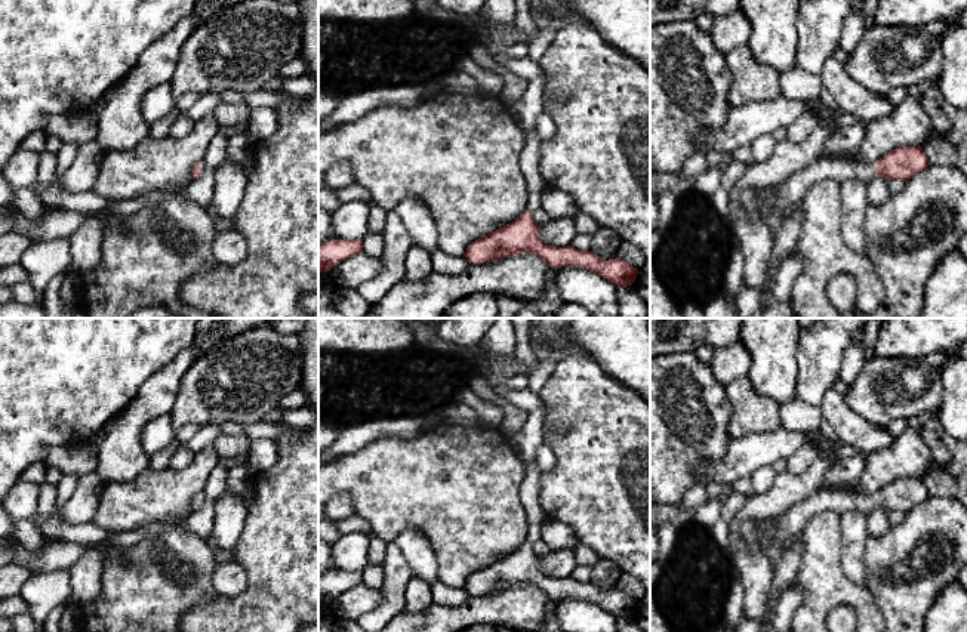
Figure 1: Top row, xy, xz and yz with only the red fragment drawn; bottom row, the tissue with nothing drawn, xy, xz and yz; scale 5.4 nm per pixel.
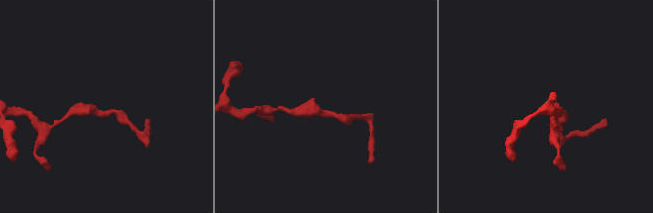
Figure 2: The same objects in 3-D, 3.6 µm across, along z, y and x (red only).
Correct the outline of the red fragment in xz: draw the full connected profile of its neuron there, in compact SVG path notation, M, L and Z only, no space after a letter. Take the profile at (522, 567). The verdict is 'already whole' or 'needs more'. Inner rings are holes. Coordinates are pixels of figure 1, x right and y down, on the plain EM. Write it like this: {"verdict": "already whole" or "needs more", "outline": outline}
{"verdict": "needs more", "outline": "M536 462L526 466L520 487L520 500L529 521L527 542L512 554L475 571L465 583L469 595L480 596L521 585L532 585L543 591L552 601L561 598L580 598L607 610L618 619L631 617L638 601L615 589L604 592L592 583L578 582L572 577L555 579L545 576L539 567L539 557L533 545L541 539L541 527L546 521L539 505L541 471Z"}

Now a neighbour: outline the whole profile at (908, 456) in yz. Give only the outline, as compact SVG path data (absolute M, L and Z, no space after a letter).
M908 428L894 441L865 456L866 466L847 493L875 494L902 478L920 478L933 460L930 448L918 429Z

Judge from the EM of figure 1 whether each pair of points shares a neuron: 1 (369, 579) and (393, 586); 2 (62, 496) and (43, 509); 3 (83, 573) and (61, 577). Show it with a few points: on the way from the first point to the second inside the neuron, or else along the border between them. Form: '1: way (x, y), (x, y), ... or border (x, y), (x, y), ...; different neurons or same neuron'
1: border (381, 566), (382, 586); different neurons
2: border (55, 484), (57, 511); different neurons
3: border (68, 572), (73, 604); different neurons

